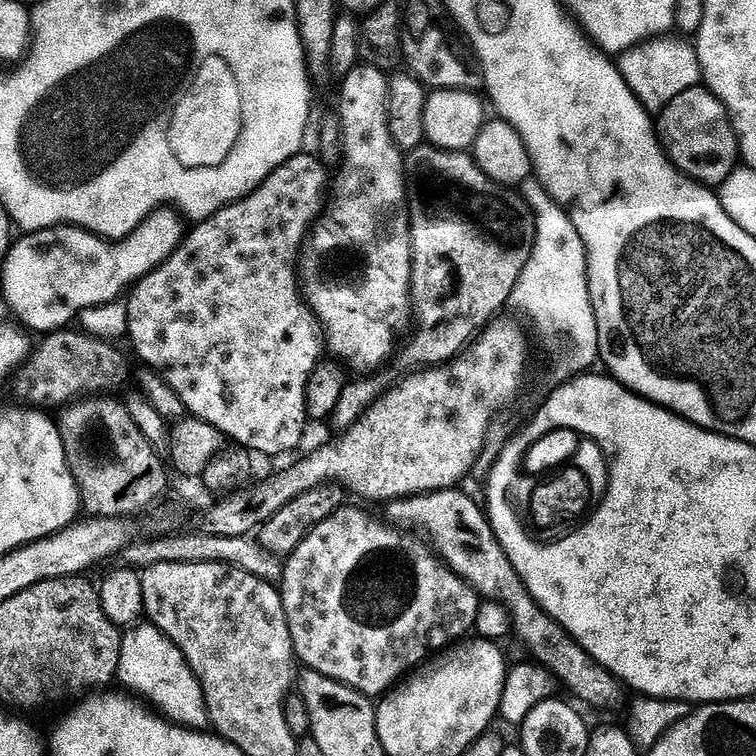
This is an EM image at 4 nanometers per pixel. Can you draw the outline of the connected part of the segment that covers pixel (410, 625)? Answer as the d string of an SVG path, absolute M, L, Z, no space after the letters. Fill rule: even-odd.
M343 506L337 509L332 516L314 525L305 534L301 544L287 557L282 581L284 609L290 622L292 641L296 646L296 657L307 671L322 674L334 682L342 682L361 692L363 696L380 698L395 688L409 673L419 668L433 654L449 647L453 642L465 639L474 629L475 618L478 616L482 600L466 581L455 576L427 547L424 549L418 544L404 544L403 538L400 537L403 535L397 529L382 522L378 524L376 521L370 520L366 513L349 508Z

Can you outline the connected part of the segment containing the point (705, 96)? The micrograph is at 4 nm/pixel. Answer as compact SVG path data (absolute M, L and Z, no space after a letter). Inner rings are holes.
M697 86L686 90L664 107L658 114L658 135L672 165L698 184L720 186L738 167L740 142L736 138L732 119L728 117L728 110L724 107L724 103L715 94L709 92L707 87Z

